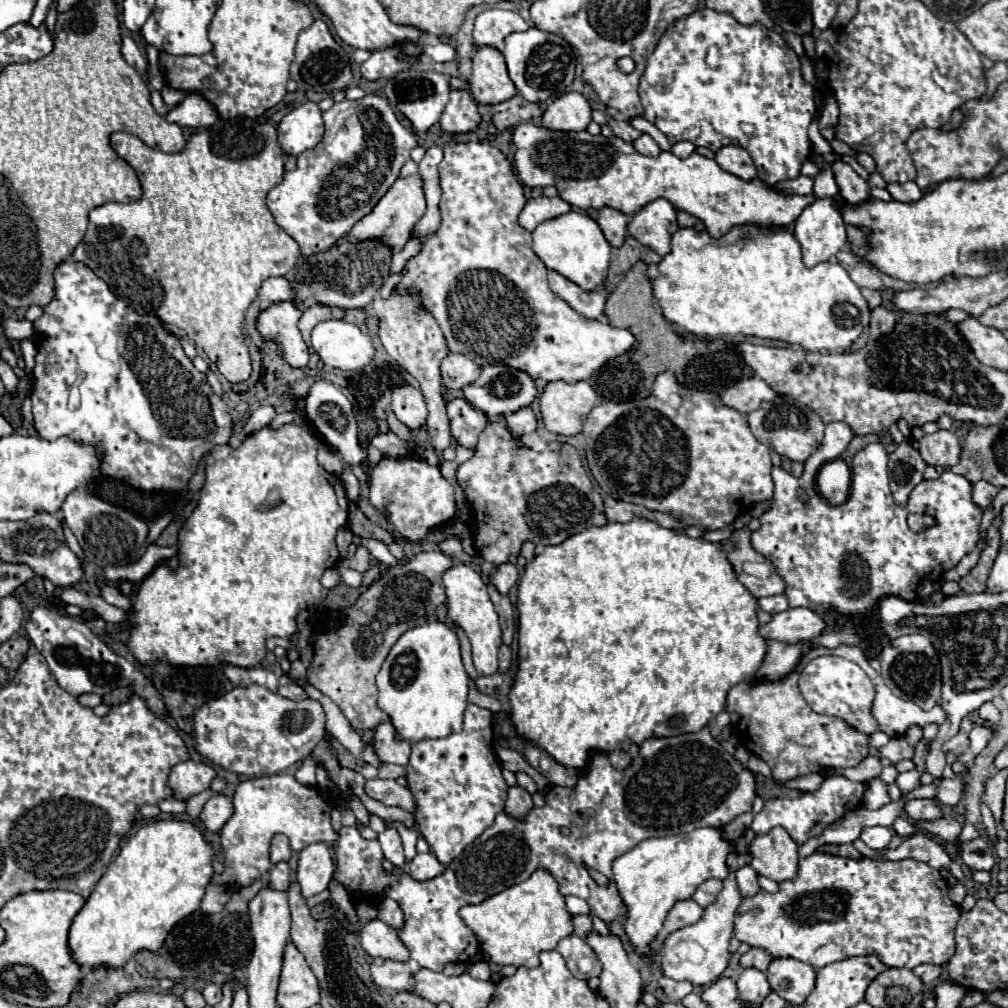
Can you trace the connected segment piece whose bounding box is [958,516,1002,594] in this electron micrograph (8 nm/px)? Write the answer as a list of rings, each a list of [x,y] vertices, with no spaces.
[[[996,516],[992,526],[986,532],[986,548],[980,554],[978,564],[958,582],[960,588],[968,594],[972,592],[986,592],[986,580],[990,576],[990,568],[994,558],[998,556],[998,548],[1000,548],[1000,534],[998,534],[998,526],[1002,524],[1002,518]]]

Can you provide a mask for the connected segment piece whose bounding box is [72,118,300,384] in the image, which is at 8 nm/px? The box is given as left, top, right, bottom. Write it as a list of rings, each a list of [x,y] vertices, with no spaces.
[[[218,118],[214,126],[192,134],[188,146],[178,154],[150,148],[126,132],[114,132],[110,146],[120,158],[132,164],[144,194],[130,204],[108,202],[94,208],[86,236],[76,246],[72,260],[94,270],[94,274],[110,286],[114,296],[136,312],[156,314],[164,324],[184,330],[228,382],[248,380],[252,368],[242,328],[246,310],[256,298],[260,284],[272,276],[286,276],[300,256],[298,242],[274,222],[266,206],[266,194],[282,180],[286,162],[286,154],[276,138],[276,128],[250,118]]]

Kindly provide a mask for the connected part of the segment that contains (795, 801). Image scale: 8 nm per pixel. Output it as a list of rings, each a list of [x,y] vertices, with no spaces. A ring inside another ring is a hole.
[[[826,776],[822,786],[816,792],[804,792],[798,798],[772,798],[764,802],[764,808],[760,814],[754,816],[750,830],[754,830],[756,836],[768,834],[774,826],[782,826],[792,840],[802,846],[806,840],[820,836],[830,824],[840,820],[848,810],[858,808],[862,802],[862,796],[866,792],[866,784],[852,782],[844,776]]]

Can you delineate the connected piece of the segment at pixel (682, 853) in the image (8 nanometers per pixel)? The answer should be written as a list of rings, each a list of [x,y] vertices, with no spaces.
[[[698,828],[688,834],[648,838],[628,854],[614,860],[612,870],[622,902],[626,904],[624,930],[634,954],[642,960],[656,956],[650,944],[656,940],[672,906],[680,900],[692,898],[696,888],[708,878],[724,880],[728,876],[726,856],[734,850],[732,842],[722,840],[722,830]]]

